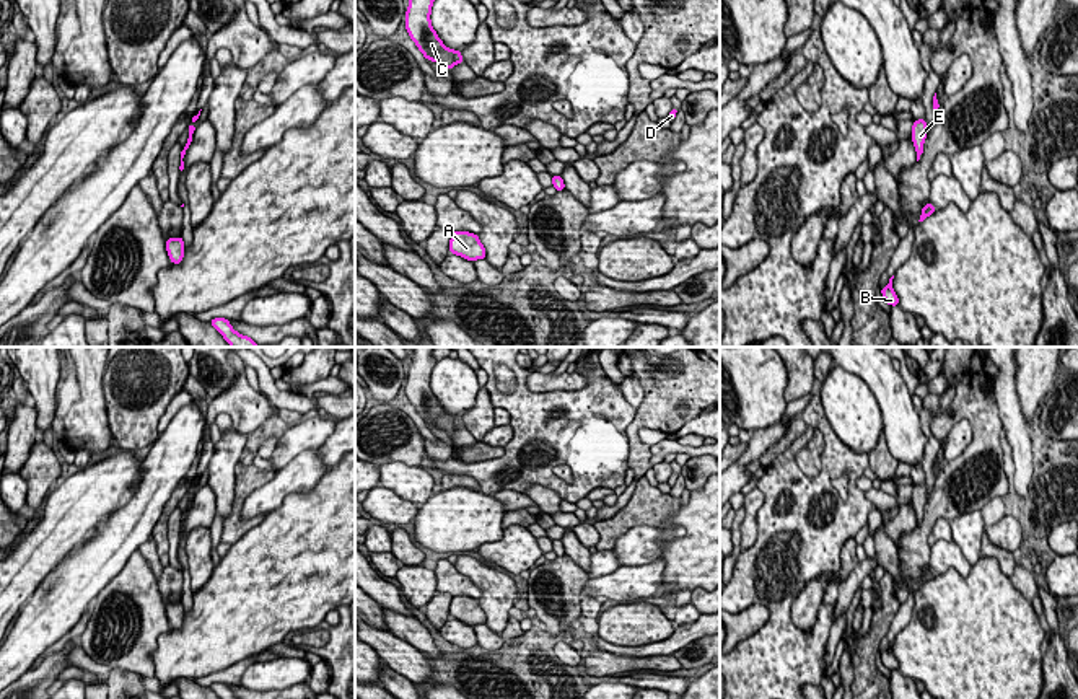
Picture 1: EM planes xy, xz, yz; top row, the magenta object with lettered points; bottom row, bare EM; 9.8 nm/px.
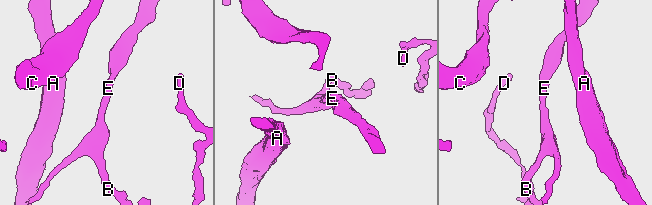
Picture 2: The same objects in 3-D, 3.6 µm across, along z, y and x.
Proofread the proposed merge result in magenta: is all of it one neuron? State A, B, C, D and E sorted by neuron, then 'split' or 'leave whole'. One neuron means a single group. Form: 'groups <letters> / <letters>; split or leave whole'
groups A B C D E; leave whole

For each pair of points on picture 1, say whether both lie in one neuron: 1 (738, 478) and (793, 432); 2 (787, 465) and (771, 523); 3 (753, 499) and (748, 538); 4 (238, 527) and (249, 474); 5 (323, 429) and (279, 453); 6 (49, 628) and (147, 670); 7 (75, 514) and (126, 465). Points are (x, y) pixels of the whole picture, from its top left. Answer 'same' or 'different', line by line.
1: different
2: same
3: same
4: same
5: same
6: different
7: same

